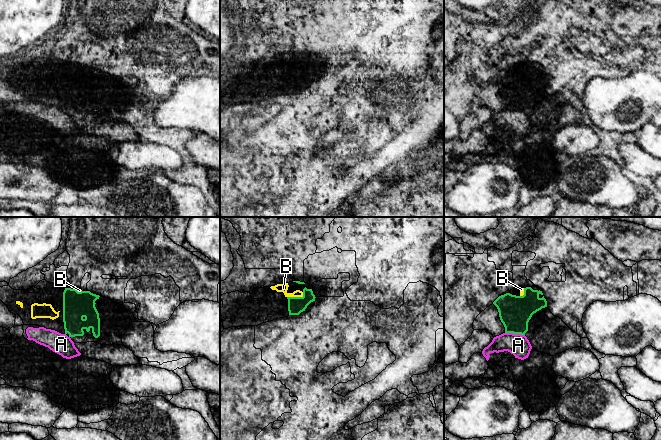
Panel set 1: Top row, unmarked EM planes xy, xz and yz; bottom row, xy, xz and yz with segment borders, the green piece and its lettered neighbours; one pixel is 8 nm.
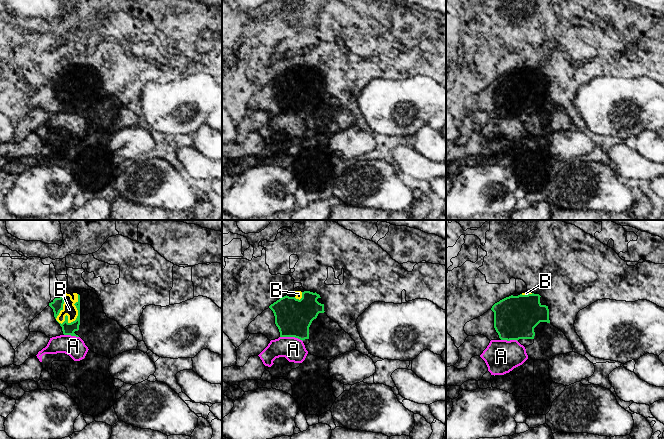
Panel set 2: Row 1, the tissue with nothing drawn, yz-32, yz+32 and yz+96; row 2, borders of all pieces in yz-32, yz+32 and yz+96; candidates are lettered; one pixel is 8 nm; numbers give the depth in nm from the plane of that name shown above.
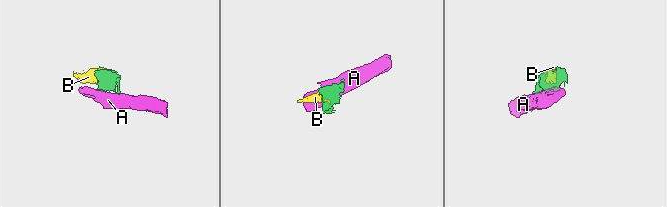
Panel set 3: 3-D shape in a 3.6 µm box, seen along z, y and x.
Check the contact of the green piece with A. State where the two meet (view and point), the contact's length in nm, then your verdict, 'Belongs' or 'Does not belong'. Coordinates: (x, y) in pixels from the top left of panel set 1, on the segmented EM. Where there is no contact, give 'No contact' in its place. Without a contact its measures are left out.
Touches green at yz (515, 333). Shared border 160 nm. Does not belong

